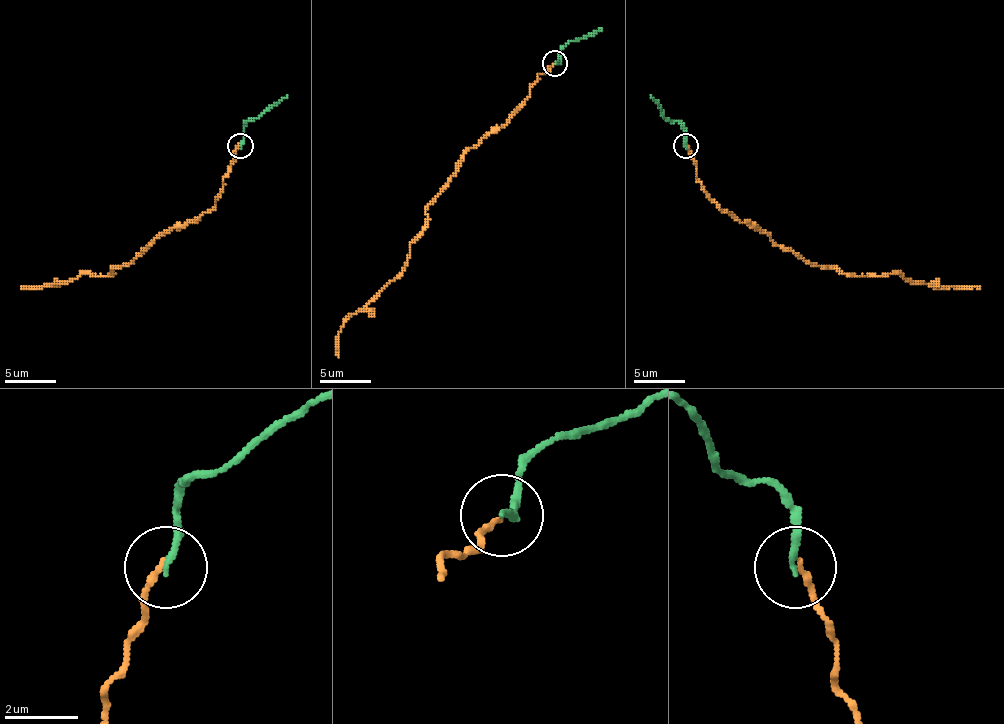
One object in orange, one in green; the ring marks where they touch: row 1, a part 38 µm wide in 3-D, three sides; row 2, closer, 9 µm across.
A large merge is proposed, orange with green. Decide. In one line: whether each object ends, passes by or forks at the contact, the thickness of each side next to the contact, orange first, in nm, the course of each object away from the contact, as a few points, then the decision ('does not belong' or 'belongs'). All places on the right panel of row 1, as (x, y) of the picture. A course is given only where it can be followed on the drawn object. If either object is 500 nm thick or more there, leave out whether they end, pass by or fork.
orange ends there; green ends there; 150 nm thick on the orange side, 170 nm on the other; orange runs (686, 143), (701, 189), (742, 222), (755, 225), (801, 258), (852, 274), (898, 274), (941, 286), (980, 289); green runs (686, 146), (678, 123), (663, 118), (658, 103), (650, 95); does not belong

